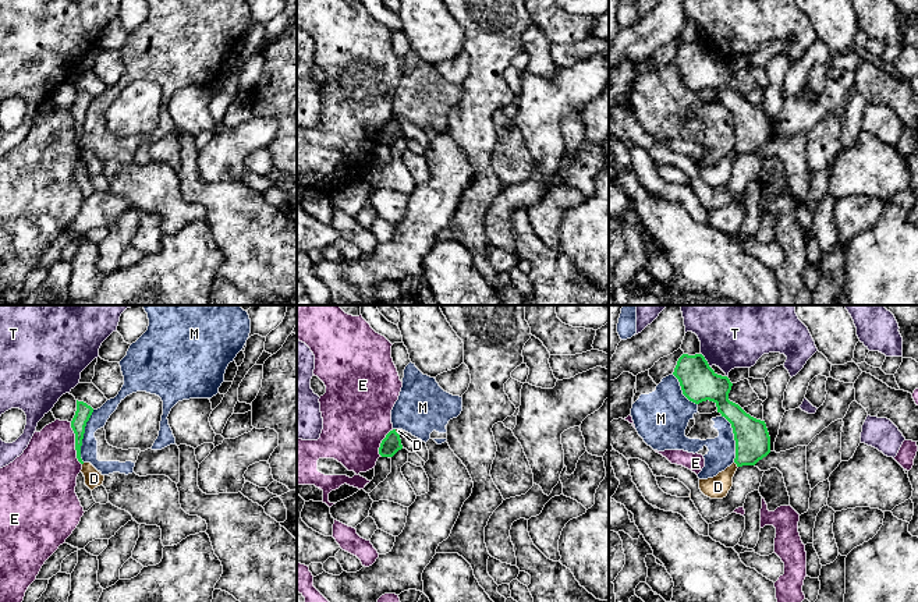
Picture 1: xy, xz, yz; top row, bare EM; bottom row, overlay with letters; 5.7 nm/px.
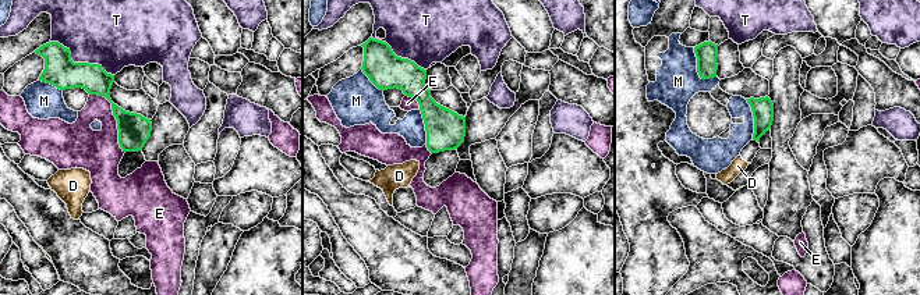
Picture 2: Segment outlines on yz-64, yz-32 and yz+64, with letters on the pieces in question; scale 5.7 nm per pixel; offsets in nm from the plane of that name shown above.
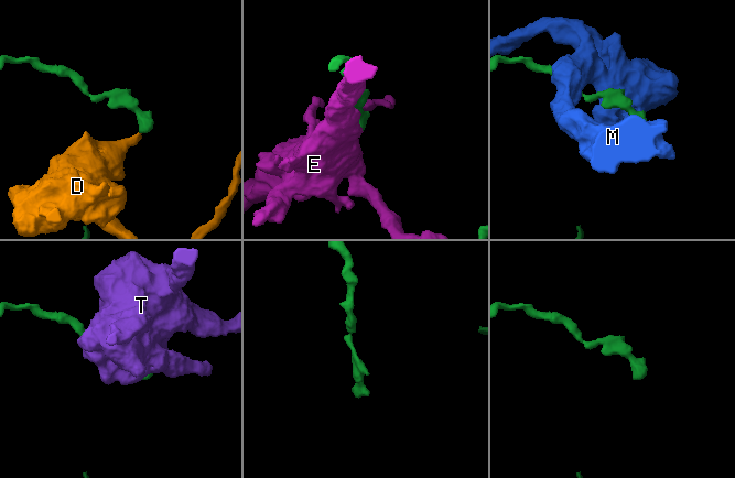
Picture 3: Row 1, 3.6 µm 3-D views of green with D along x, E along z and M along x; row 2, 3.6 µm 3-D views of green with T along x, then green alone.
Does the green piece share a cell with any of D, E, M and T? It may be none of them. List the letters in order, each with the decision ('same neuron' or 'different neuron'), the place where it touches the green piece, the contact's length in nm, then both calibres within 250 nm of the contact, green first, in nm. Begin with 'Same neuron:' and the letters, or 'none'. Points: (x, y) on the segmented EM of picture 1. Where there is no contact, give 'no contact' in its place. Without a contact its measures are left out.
Same neuron: none
D: different neuron; meets green in yz at (736, 463); contact 40 nm long; 200 nm thick on the green side, 130 nm on the other
E: different neuron; meets green in xy at (75, 443); contact 260 nm long; 90 nm thick on the green side, 360 nm on the other
M: different neuron; meets green in xy at (82, 436); contact 320 nm long; 90 nm thick on the green side, 100 nm on the other
T: different neuron; meets green in yz at (705, 360); contact 100 nm long; 220 nm thick on the green side, 440 nm on the other

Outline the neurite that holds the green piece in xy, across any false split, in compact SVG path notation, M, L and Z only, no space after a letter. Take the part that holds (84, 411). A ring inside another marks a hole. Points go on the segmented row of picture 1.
M77 400L77 411L75 411L75 415L71 421L71 428L75 433L77 458L81 464L84 464L84 461L81 458L82 439L84 439L86 422L89 421L92 412L93 412L93 408L91 406L88 406L84 401Z

